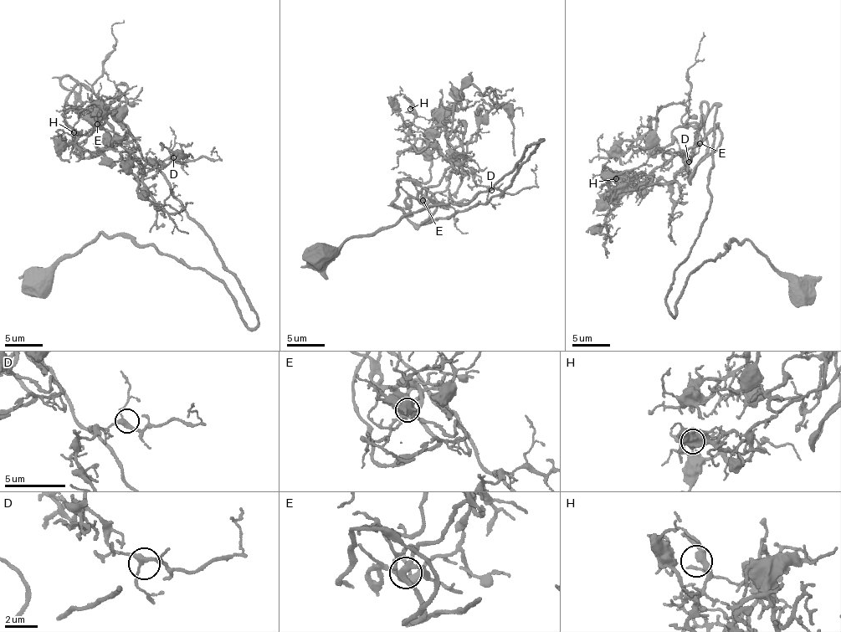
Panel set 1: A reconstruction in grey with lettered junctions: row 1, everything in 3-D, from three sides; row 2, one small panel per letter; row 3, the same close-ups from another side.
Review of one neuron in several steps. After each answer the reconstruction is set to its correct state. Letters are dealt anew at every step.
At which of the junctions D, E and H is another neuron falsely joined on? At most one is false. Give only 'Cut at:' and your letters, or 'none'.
Cut at: none

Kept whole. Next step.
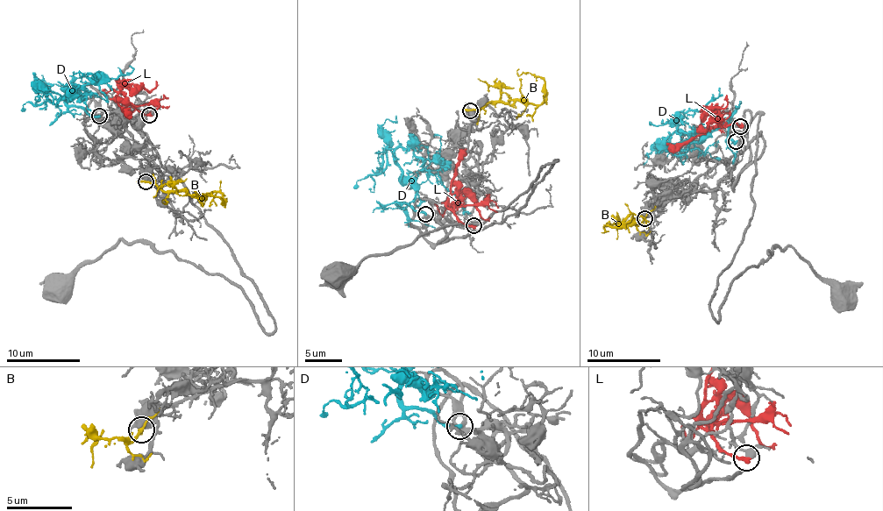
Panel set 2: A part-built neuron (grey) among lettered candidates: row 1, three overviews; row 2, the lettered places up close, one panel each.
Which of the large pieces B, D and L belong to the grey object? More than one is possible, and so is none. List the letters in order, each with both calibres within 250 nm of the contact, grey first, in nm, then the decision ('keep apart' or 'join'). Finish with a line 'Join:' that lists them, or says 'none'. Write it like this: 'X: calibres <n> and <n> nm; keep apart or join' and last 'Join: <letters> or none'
B: calibres 550 and 280 nm; keep apart
D: calibres 240 and 280 nm; join
L: calibres 280 and 300 nm; keep apart
Join: D

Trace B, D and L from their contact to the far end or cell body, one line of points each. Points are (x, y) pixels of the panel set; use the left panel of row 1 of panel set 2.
B: (145, 181), (190, 196), (219, 192), (223, 198), (193, 197)
D: (99, 117), (69, 105), (69, 91), (81, 95), (74, 90), (67, 97), (48, 92), (50, 100), (21, 110)
L: (149, 114), (114, 101), (127, 114)

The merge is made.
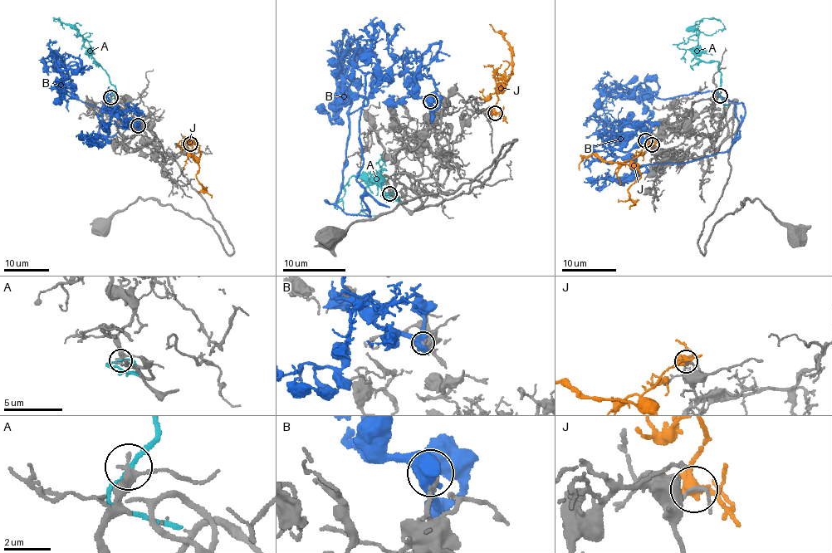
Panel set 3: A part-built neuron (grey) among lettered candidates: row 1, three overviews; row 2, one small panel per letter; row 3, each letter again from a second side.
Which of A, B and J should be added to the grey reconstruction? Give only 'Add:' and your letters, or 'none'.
Add: A

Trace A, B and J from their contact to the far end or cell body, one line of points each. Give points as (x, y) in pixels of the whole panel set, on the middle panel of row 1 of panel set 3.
A: (389, 193), (398, 198), (384, 198), (378, 176), (368, 185), (354, 176), (344, 186), (343, 210)
B: (430, 102), (409, 94), (401, 56), (387, 80), (365, 76), (356, 181), (370, 216), (344, 212), (340, 41)
J: (495, 113), (494, 105), (497, 100), (496, 89), (511, 72), (512, 51), (507, 41), (490, 24)

